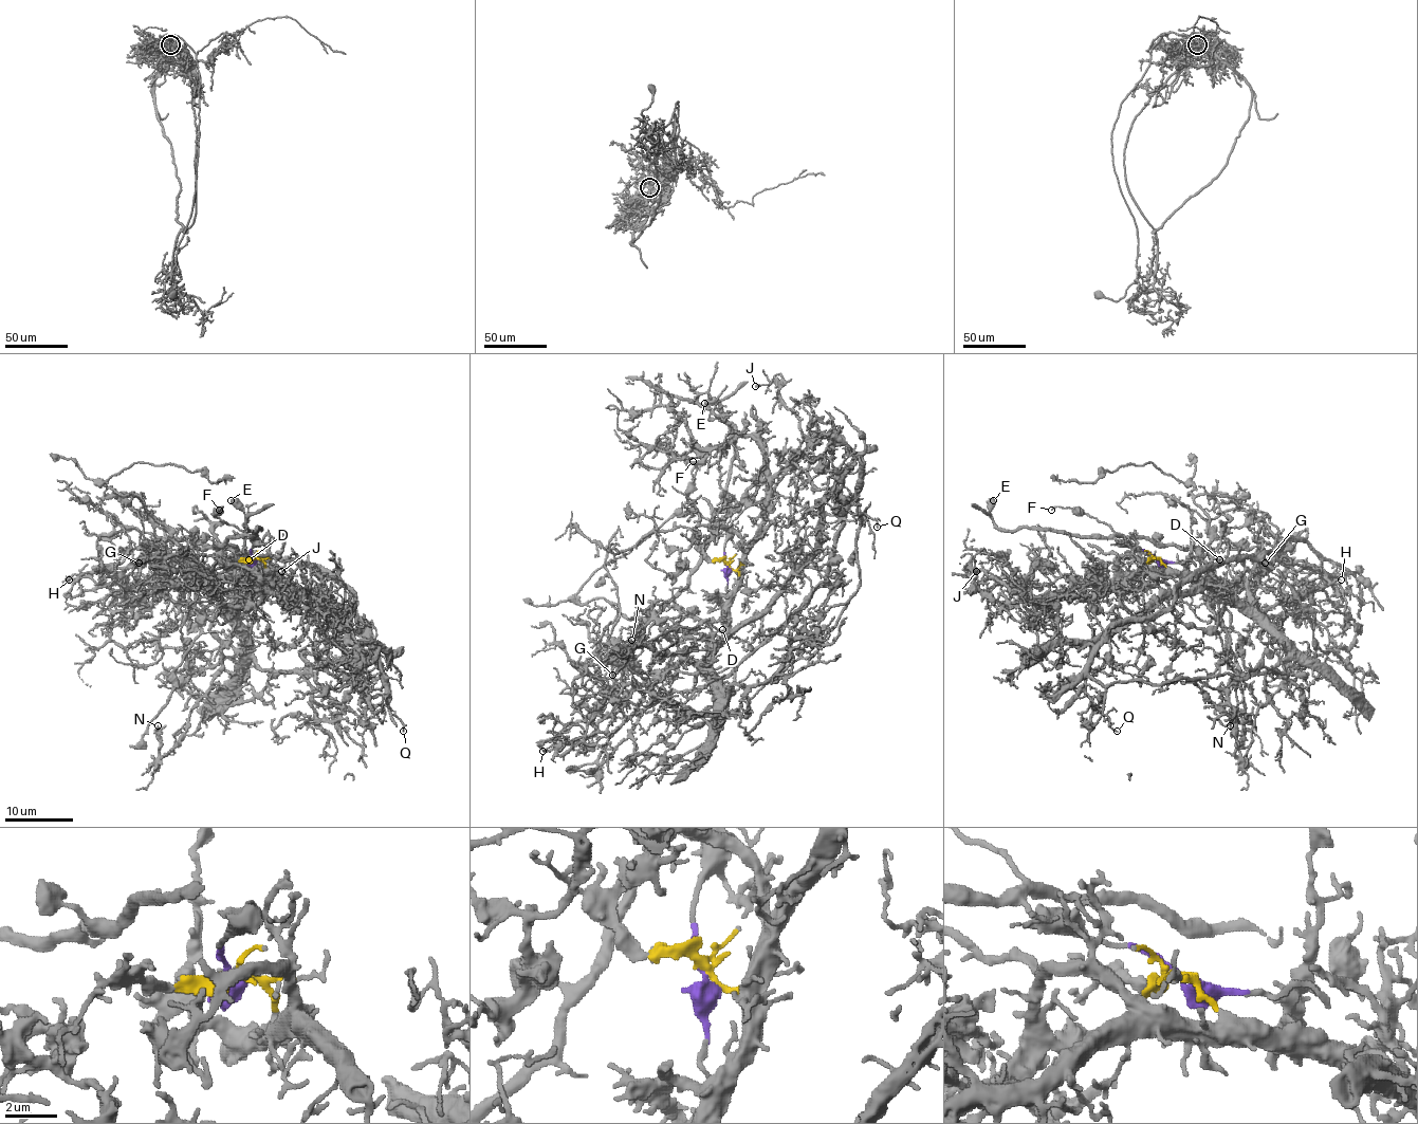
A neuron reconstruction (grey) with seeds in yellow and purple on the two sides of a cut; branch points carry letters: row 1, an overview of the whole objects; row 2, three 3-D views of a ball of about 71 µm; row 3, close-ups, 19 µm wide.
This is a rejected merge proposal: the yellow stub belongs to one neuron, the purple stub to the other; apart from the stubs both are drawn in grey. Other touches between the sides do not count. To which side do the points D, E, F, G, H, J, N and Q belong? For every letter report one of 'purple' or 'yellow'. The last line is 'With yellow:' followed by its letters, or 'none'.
D: yellow
E: purple
F: purple
G: yellow
H: yellow
J: yellow
N: yellow
Q: yellow
With yellow: D, G, H, J, N, Q

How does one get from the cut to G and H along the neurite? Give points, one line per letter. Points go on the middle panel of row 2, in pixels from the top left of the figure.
G: (728, 567), (738, 573), (730, 628), (702, 661), (680, 660), (645, 682), (631, 669), (613, 675)
H: (728, 567), (738, 573), (730, 628), (704, 660), (677, 661), (631, 691), (604, 718), (568, 723), (542, 751)

